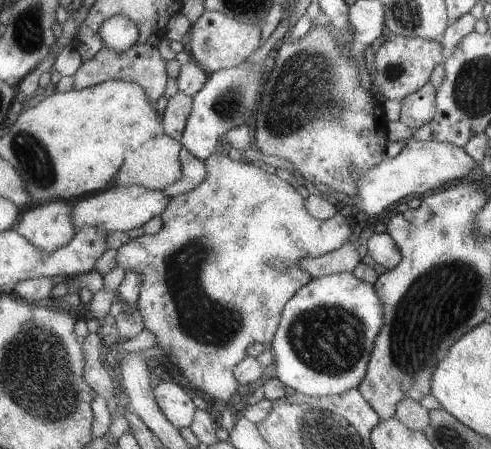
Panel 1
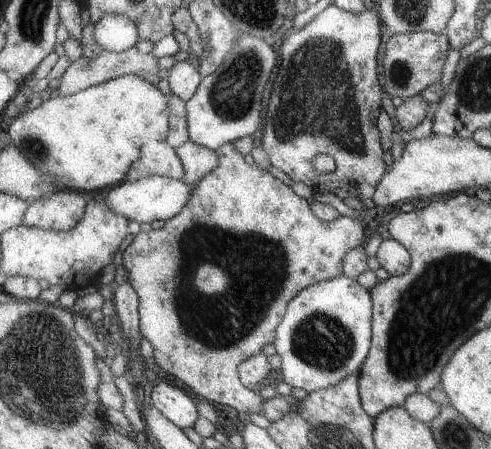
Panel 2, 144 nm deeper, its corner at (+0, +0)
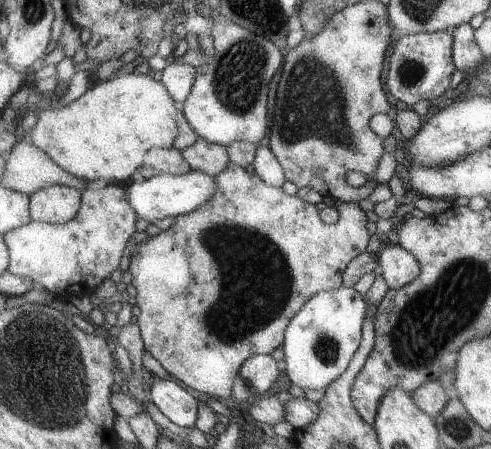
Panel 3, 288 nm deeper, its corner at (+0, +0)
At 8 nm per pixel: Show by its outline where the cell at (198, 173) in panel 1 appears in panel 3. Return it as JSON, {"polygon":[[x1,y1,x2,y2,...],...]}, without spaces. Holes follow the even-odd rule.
{"polygon":[[201,138,195,146,183,150,183,154,195,172,207,172,213,178,217,178,221,172,225,172,227,166,231,164,229,146,213,144,205,138]]}

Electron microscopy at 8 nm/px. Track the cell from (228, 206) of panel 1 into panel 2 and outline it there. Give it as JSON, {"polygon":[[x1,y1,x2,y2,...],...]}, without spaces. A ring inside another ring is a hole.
{"polygon":[[225,144,221,150,219,150,219,158,221,158,221,164,215,172,211,172,205,180,201,180,197,184,197,190,193,192,187,208,175,216,173,220,165,222,165,228,163,230,151,230,151,232,139,232,133,240,133,244,125,250,123,254,123,266,129,270,129,276,131,276,131,282,133,286,137,288,139,292,139,298,141,298,141,306,139,306,139,312,141,312,141,332,143,332,143,338,147,338,153,346,153,358,157,360,157,364,173,374,175,378,179,378,181,382,185,382,193,392,201,394,203,398,207,398,211,404,225,404,225,406,231,406,235,408,237,412,255,412,259,416,263,416,263,406,267,400,263,400,261,394,257,392,251,392,243,380,239,378,239,366,253,358,253,356,259,356,265,348,265,344,275,344,277,342,277,330,279,326,283,324,285,316,287,316,287,310,289,310,289,304,307,288,315,286,315,284,321,284,321,282,329,282,329,280,335,280,335,278,341,278,345,276,345,268,343,268,343,260,345,256,351,252,351,250,357,250,361,246,365,246,365,228,359,220,353,220,349,216,341,216,339,220,335,222,325,222,321,220,315,210,313,210,313,204,309,204,305,198,297,196,293,188,289,188,285,182,281,182,279,178,273,178,271,172,267,172,265,168,257,166,255,162,251,162,251,158,243,156,235,144]]}

